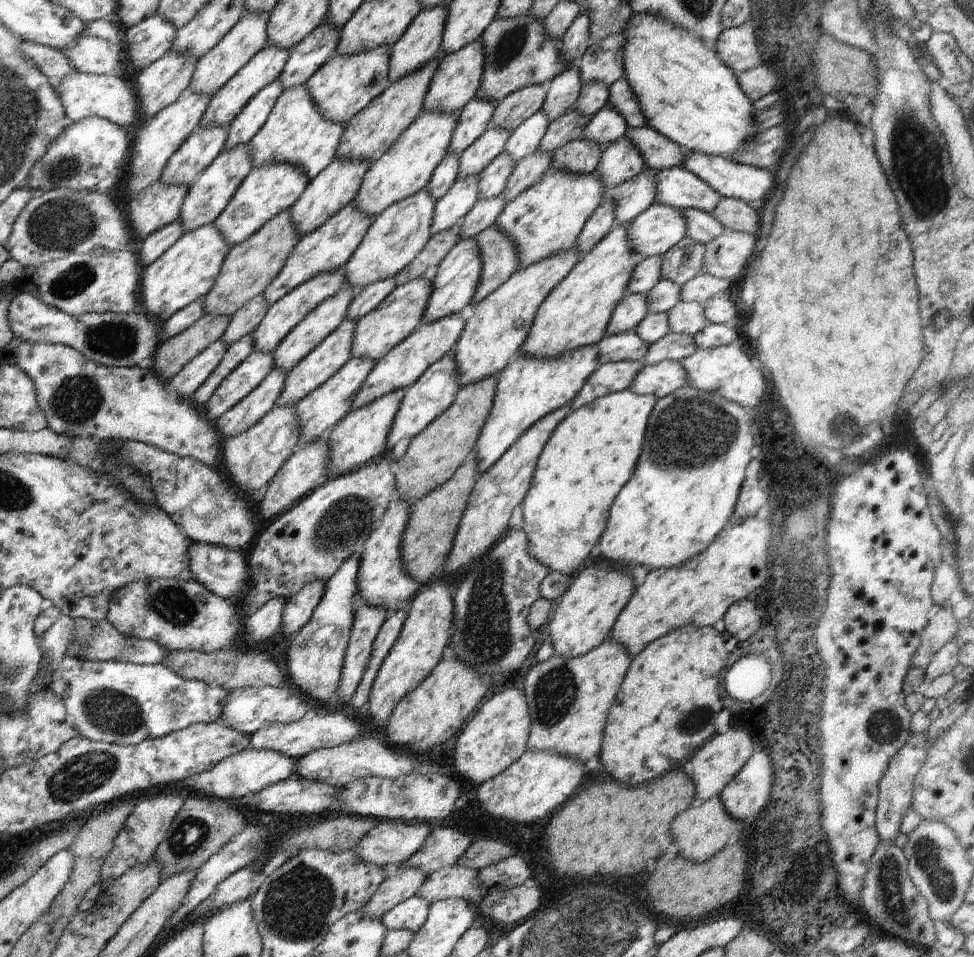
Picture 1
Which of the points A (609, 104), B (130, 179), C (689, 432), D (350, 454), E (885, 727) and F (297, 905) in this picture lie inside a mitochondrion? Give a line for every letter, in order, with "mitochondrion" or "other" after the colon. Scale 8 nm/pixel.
A: other
B: other
C: mitochondrion
D: other
E: mitochondrion
F: mitochondrion

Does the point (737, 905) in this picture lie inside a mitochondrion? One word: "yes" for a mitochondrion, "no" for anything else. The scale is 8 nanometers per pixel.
no

